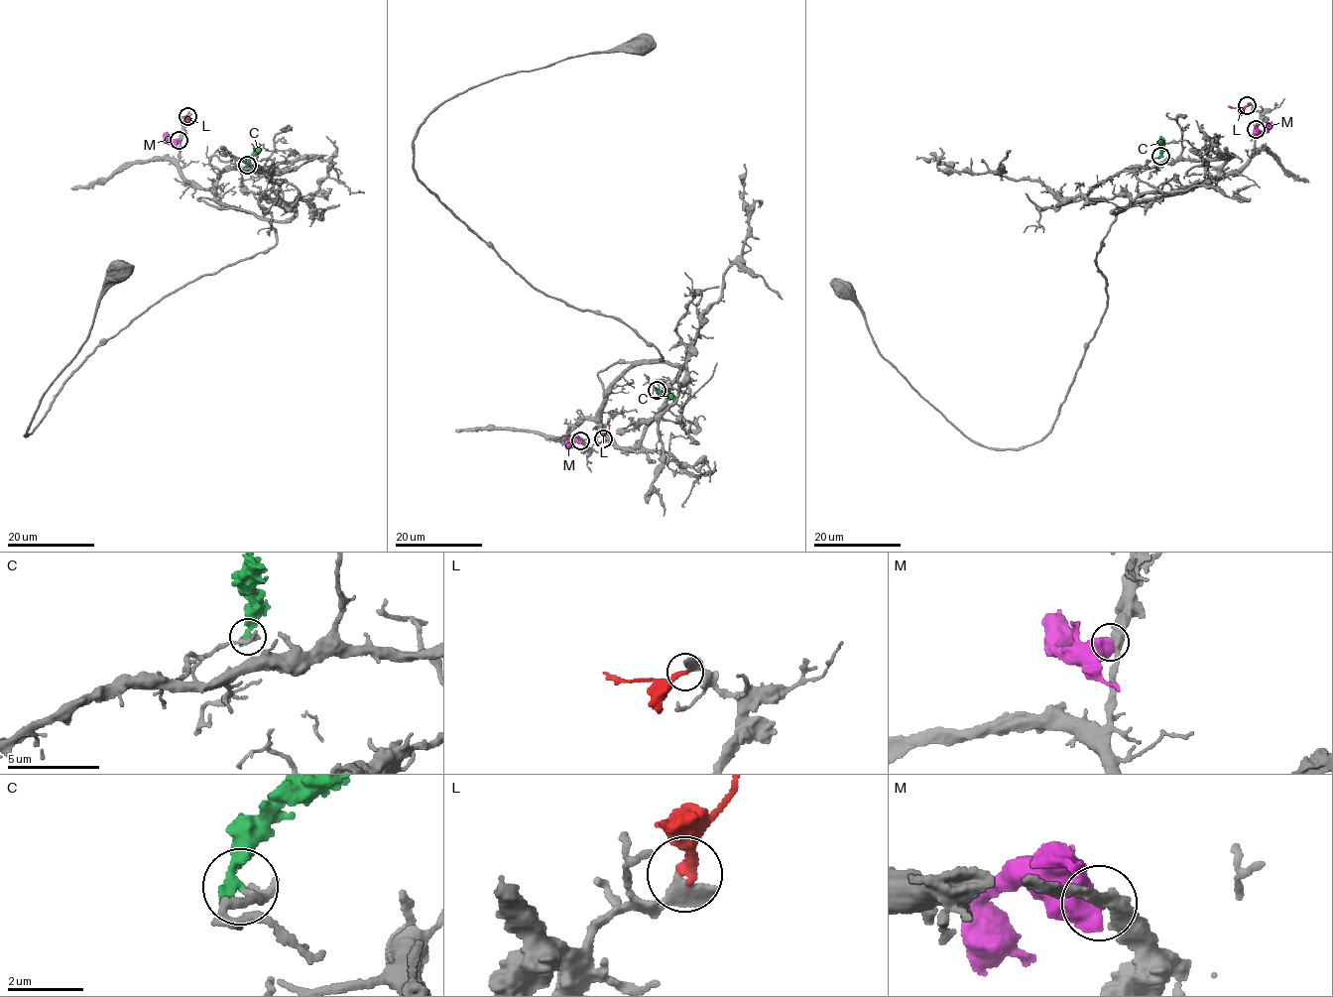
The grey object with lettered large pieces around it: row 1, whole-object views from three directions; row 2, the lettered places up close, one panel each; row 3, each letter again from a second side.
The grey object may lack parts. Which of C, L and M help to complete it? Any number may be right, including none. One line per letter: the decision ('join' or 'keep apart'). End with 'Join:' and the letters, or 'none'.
C: keep apart
L: keep apart
M: keep apart
Join: none

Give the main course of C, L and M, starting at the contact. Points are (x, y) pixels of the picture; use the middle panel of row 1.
C: (657, 390), (675, 398)
L: (603, 438), (610, 420)
M: (580, 440), (568, 438), (568, 448)

